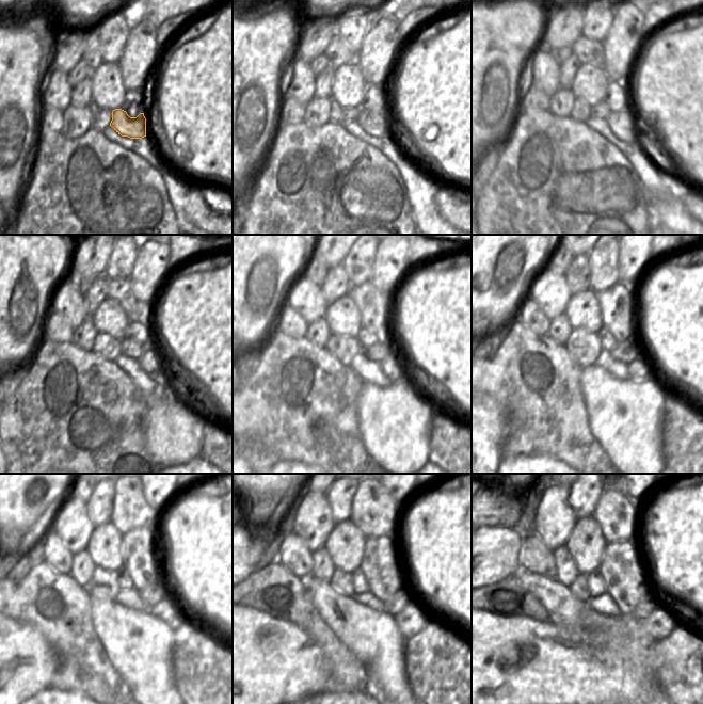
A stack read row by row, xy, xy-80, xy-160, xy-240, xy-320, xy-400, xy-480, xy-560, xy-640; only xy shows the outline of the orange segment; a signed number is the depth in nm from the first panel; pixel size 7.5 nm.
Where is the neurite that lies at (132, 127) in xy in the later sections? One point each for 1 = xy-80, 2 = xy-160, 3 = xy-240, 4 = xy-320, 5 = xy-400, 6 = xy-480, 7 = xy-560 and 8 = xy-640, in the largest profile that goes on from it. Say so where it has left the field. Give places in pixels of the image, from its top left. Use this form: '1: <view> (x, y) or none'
1: xy-80 (373, 124)
2: xy-160 (621, 123)
3: xy-240 (148, 362)
4: xy-320 (390, 367)
5: xy-400 (638, 369)
6: xy-480 (165, 610)
7: xy-560 (411, 621)
8: xy-640 (660, 623)

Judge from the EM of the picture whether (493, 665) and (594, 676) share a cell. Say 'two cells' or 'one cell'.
one cell

